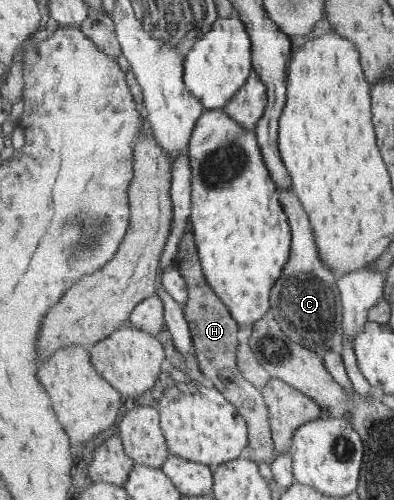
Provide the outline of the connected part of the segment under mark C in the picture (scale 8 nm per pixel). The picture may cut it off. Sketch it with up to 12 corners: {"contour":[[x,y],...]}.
{"contour":[[278,187],[293,240],[270,314],[323,358],[343,345],[338,275],[311,219]]}

